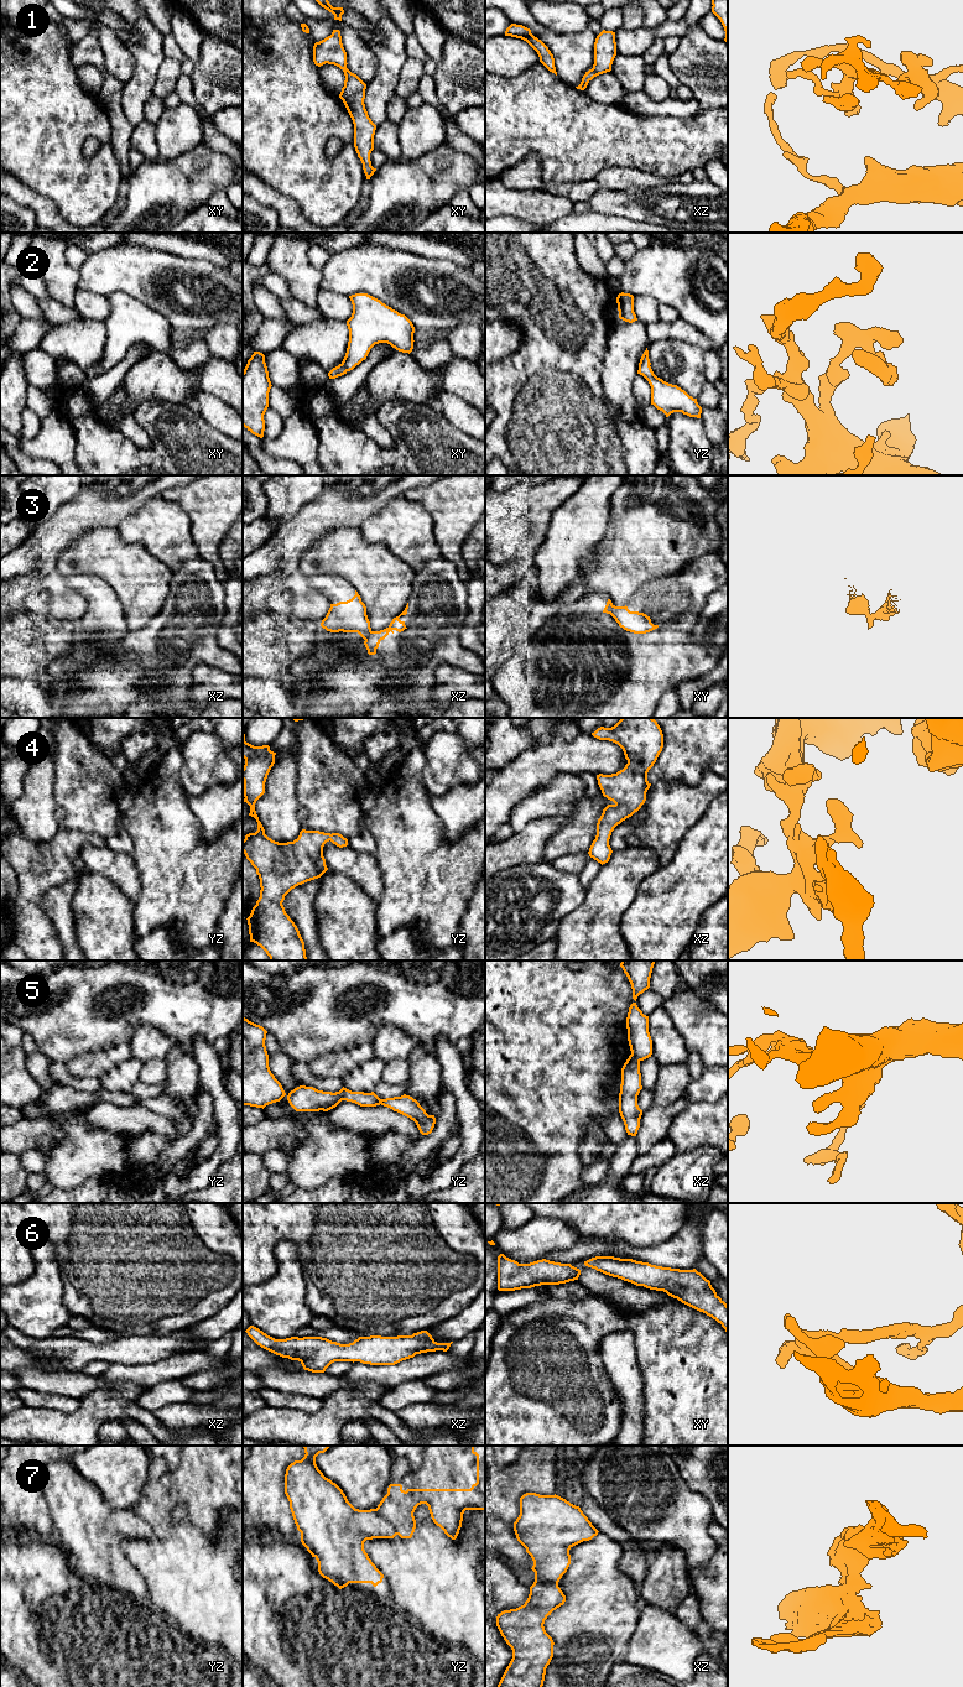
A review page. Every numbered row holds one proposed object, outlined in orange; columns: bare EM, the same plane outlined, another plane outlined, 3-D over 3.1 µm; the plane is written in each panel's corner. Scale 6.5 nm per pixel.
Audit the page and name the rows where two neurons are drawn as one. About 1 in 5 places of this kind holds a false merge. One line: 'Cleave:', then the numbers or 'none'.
Cleave: 3, 5, 7

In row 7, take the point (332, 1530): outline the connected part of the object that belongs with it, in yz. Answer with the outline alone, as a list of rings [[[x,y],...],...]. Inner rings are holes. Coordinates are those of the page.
[[[303,1446],[304,1457],[291,1463],[285,1474],[285,1494],[301,1532],[301,1542],[318,1562],[319,1574],[339,1589],[349,1583],[371,1583],[376,1587],[384,1574],[371,1562],[364,1550],[364,1542],[373,1538],[394,1538],[397,1532],[376,1509],[355,1509],[343,1490],[326,1478],[316,1464],[316,1457],[330,1446]]]

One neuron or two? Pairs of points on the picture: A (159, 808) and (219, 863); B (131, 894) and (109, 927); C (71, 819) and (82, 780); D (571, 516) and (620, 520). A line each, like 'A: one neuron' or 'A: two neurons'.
A: one neuron
B: two neurons
C: one neuron
D: two neurons

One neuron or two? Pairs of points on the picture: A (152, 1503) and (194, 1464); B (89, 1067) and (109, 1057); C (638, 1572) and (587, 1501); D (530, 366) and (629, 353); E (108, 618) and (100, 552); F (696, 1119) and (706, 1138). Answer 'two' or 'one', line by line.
A: one
B: one
C: one
D: two
E: two
F: one

